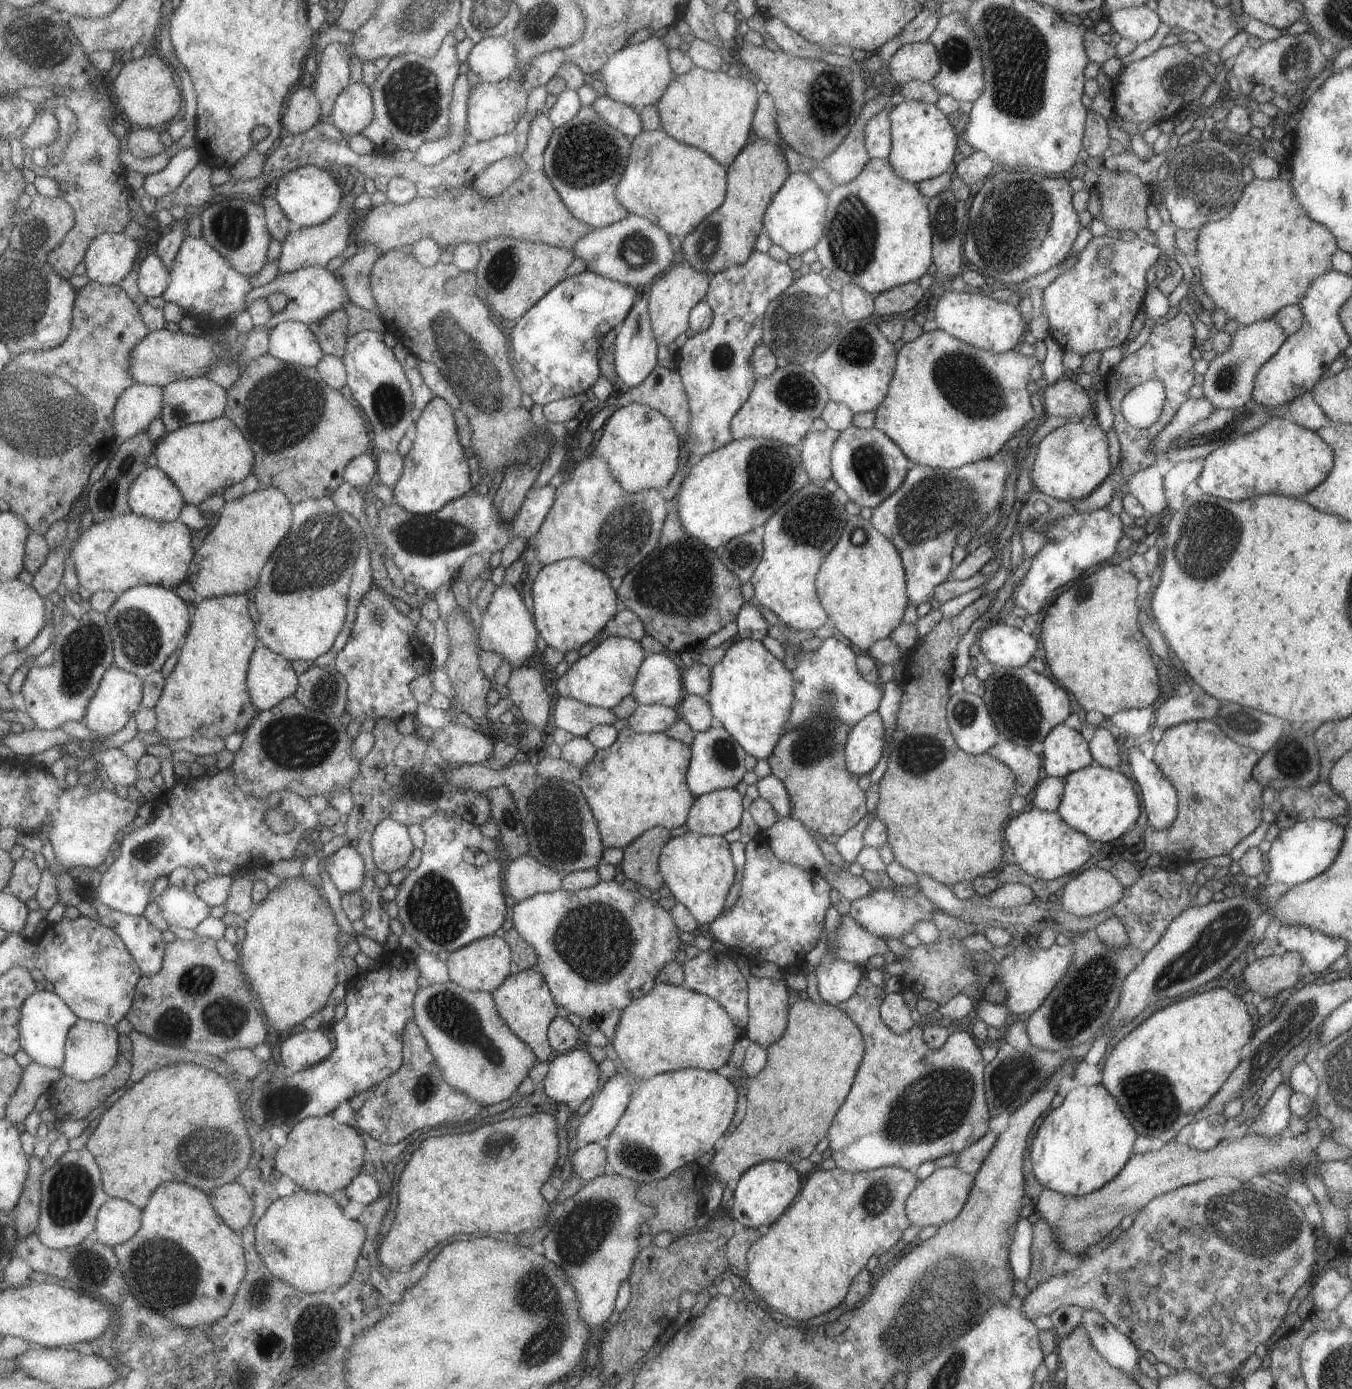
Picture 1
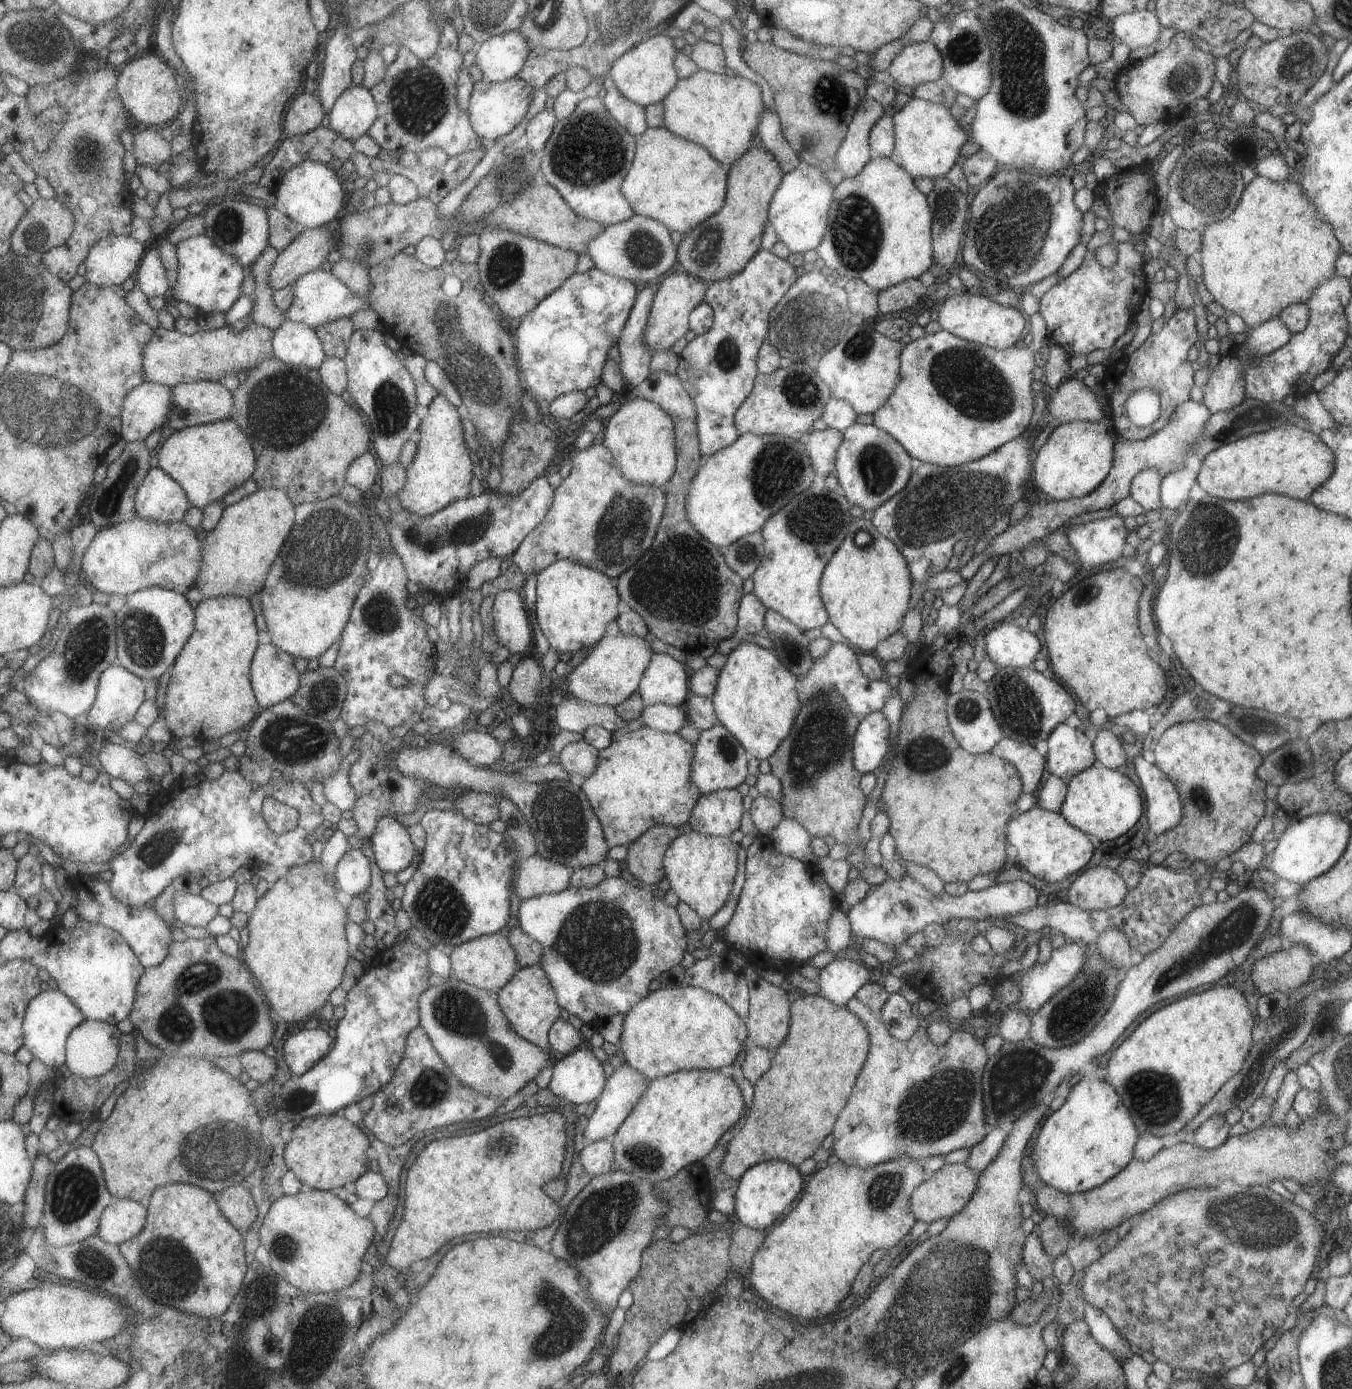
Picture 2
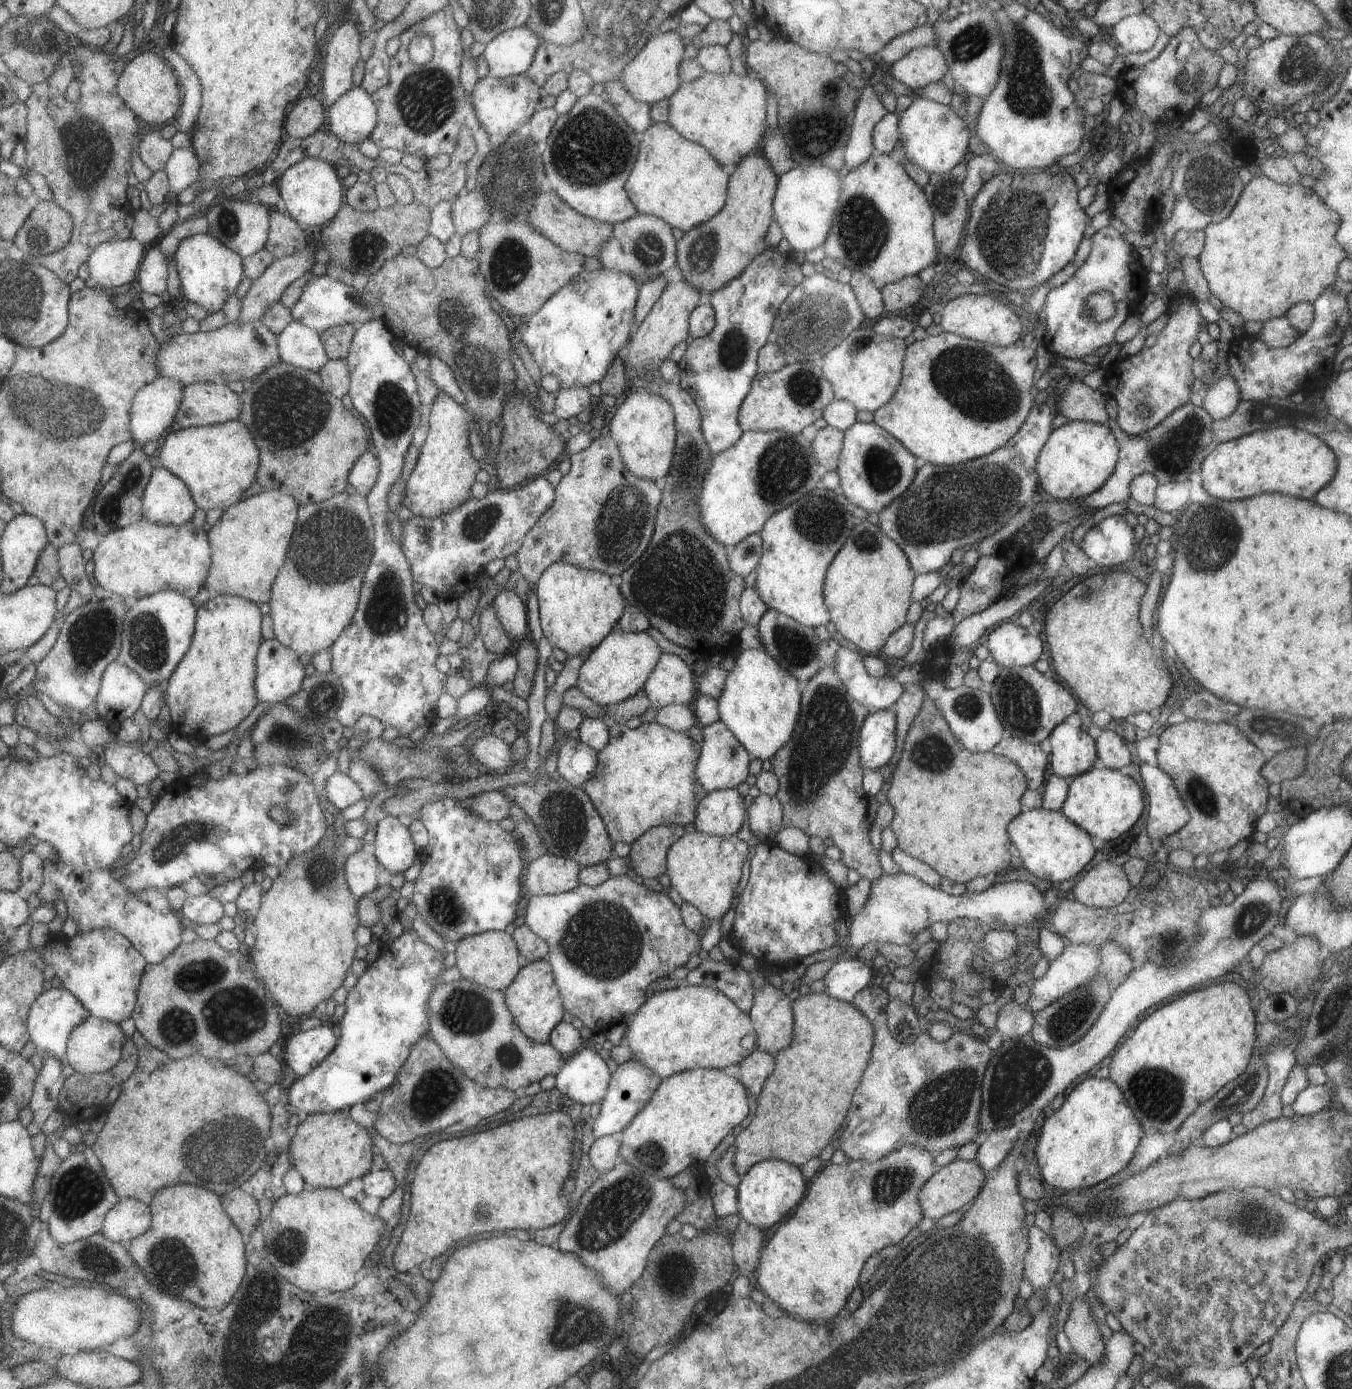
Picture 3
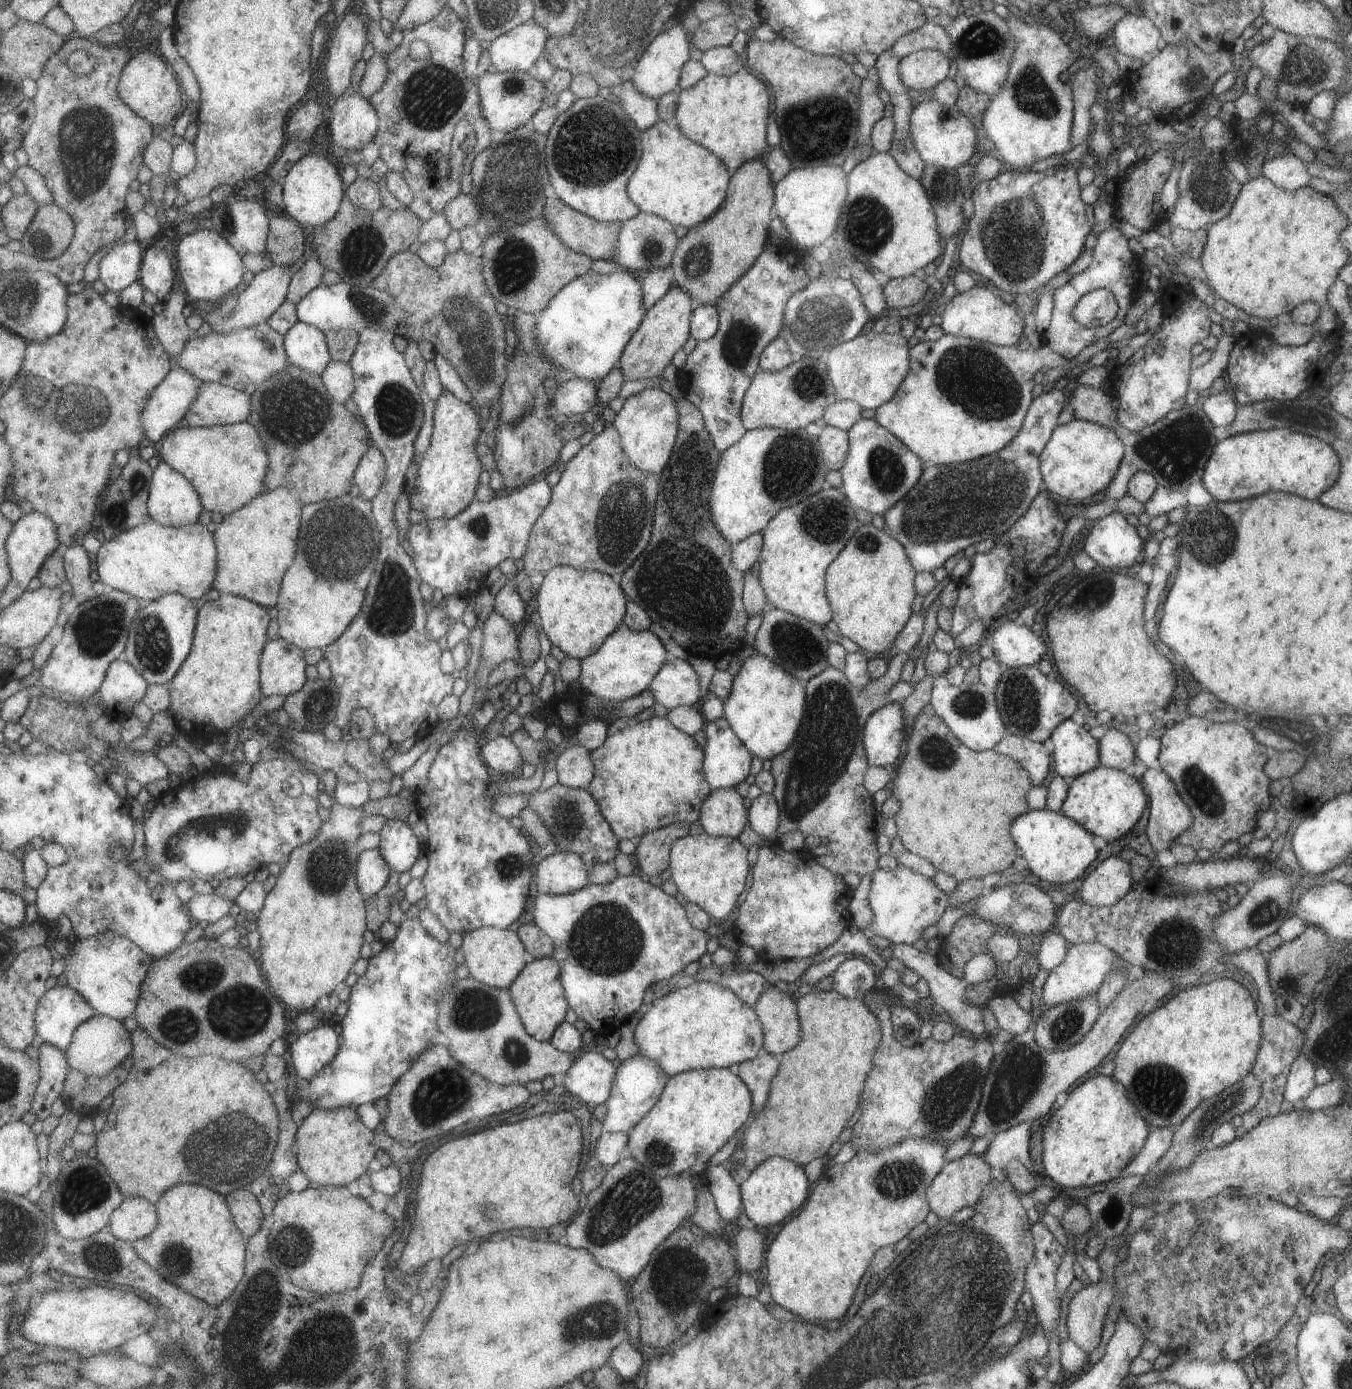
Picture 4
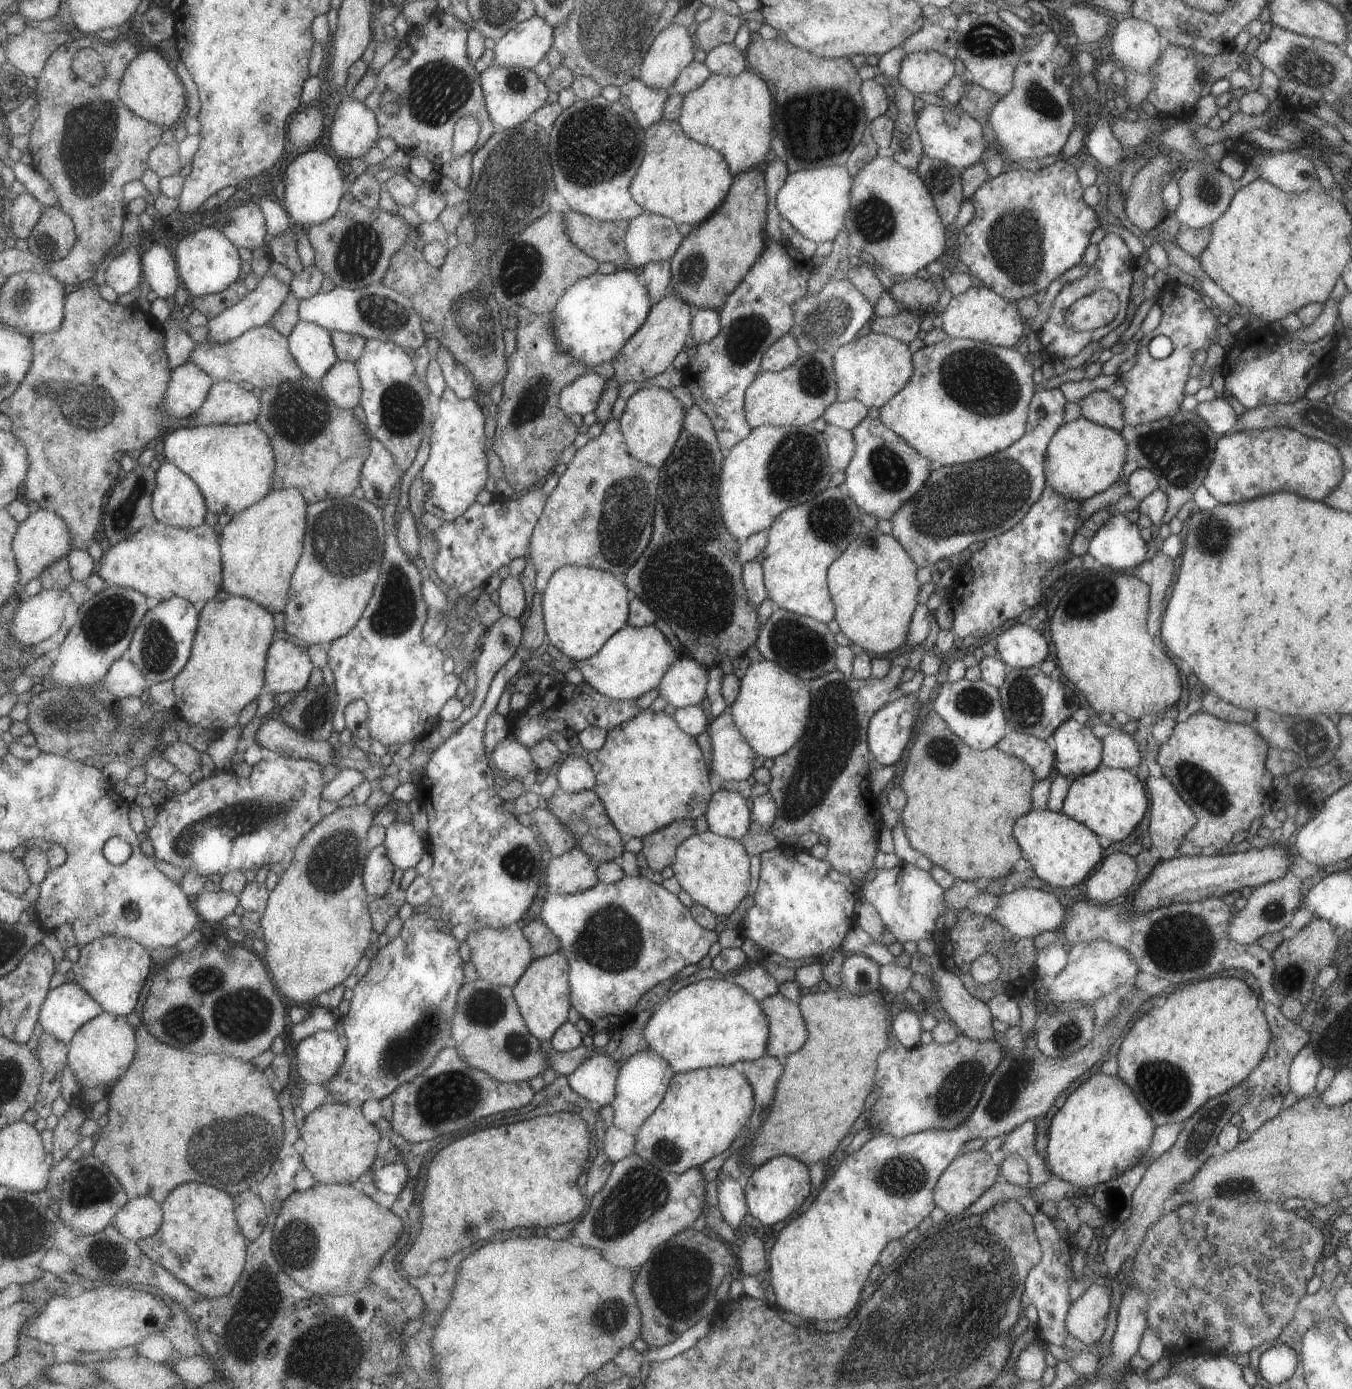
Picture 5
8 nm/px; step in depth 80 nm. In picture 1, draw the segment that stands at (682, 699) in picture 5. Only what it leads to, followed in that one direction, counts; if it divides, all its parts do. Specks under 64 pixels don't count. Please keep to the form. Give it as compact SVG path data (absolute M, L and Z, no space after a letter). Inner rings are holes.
M666 653L643 658L630 695L638 705L661 705L677 708L685 692L681 684L681 665Z

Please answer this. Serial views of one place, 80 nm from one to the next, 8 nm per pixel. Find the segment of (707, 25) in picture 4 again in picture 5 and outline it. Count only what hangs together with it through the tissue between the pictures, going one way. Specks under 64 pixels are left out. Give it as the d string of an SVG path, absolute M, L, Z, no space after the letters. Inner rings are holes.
M713 9L711 16L705 22L699 23L693 35L695 46L707 53L719 44L731 44L742 24L743 18L729 16L721 9Z

